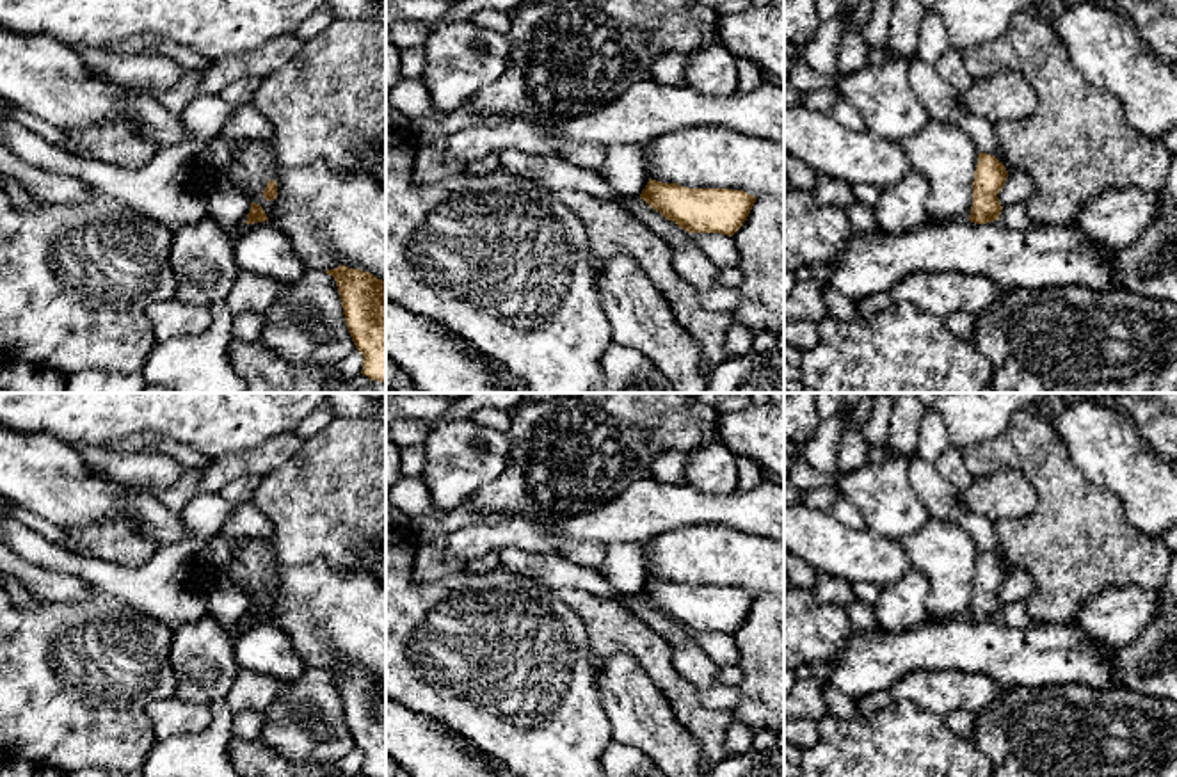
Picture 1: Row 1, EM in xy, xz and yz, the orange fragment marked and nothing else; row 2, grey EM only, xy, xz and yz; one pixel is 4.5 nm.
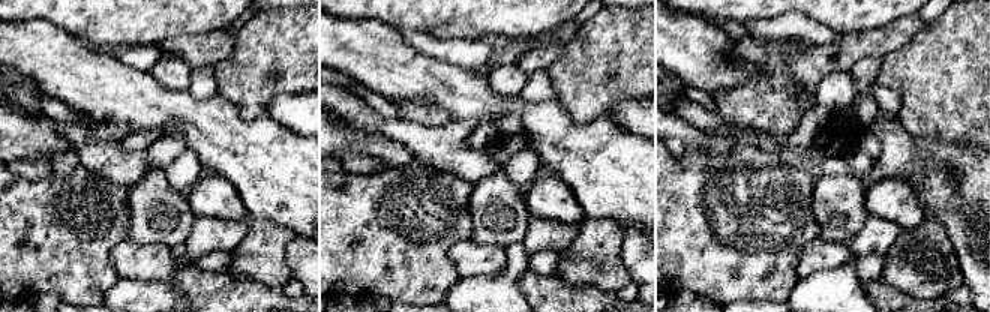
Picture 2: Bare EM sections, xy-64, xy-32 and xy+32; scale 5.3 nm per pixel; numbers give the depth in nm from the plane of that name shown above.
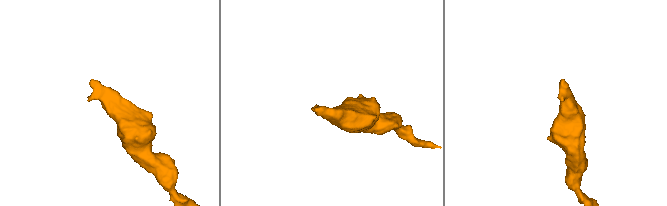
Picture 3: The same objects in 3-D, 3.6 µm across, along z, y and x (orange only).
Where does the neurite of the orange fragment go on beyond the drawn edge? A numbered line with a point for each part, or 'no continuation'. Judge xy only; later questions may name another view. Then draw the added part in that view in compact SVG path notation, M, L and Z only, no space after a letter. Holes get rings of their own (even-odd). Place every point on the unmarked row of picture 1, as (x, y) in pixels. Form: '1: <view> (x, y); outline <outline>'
no continuation

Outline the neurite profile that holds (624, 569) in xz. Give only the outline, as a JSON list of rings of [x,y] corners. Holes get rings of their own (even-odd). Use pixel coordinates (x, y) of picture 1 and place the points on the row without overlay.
[[[635,542],[608,544],[603,576],[617,592],[640,596],[649,580],[644,565],[642,546]]]

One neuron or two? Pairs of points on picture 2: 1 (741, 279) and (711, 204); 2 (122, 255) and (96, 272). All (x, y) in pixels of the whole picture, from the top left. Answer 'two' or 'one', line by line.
1: one
2: two

